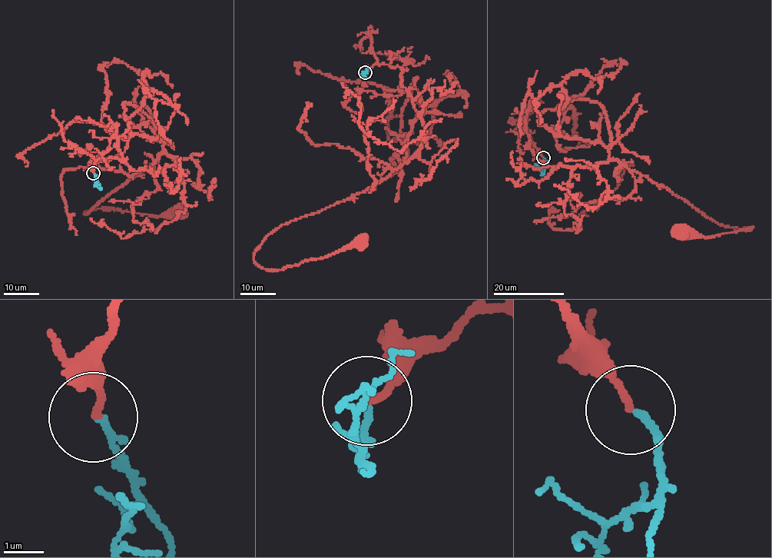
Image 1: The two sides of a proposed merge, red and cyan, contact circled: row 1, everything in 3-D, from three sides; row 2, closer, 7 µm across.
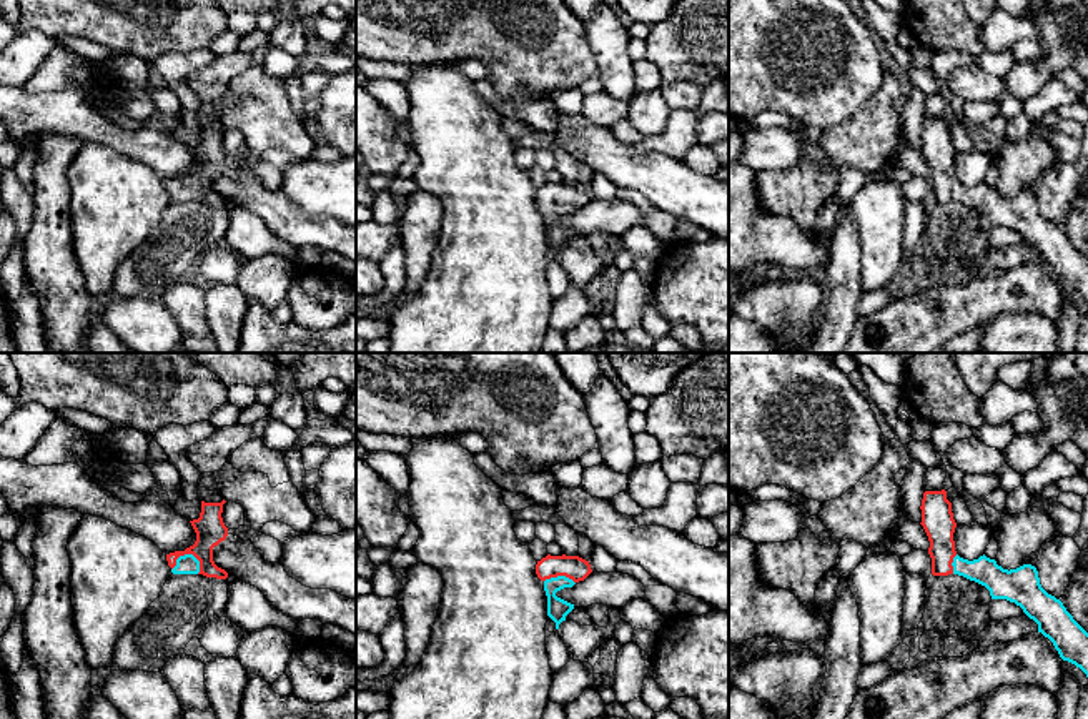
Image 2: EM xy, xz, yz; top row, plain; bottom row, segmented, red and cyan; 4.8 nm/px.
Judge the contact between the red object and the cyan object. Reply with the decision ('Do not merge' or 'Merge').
Merge

